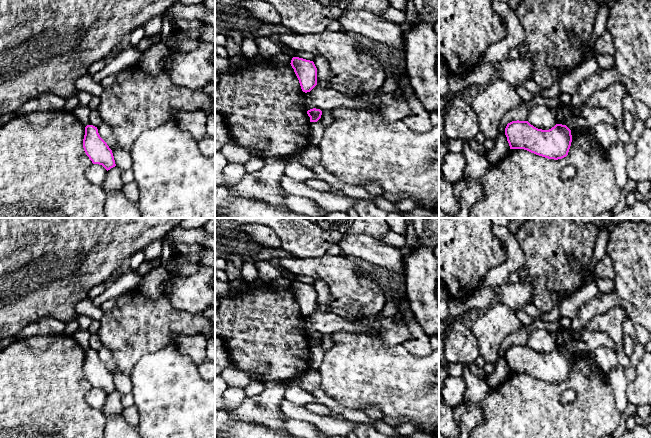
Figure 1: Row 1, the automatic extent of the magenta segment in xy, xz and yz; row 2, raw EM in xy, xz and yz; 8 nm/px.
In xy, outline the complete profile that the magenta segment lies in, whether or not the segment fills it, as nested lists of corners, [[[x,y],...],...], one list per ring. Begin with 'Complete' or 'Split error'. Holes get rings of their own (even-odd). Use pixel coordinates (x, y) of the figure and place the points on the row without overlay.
Complete. [[[85,351],[83,372],[93,388],[102,389],[107,395],[116,390],[112,374],[100,361],[97,351]]]

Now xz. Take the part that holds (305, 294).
Complete. [[[293,281],[291,290],[299,304],[303,316],[310,316],[317,309],[317,292],[313,285]]]

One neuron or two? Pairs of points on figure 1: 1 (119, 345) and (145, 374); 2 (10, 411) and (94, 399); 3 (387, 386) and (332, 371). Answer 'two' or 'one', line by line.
1: two
2: two
3: one

